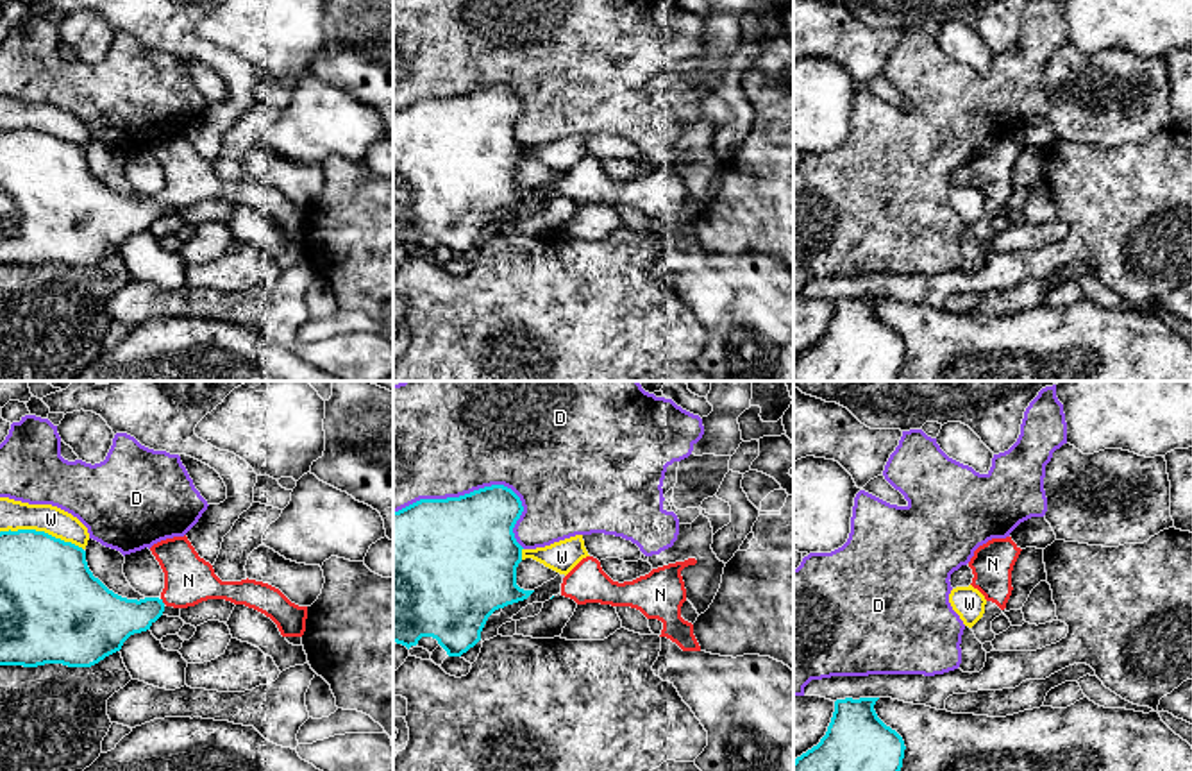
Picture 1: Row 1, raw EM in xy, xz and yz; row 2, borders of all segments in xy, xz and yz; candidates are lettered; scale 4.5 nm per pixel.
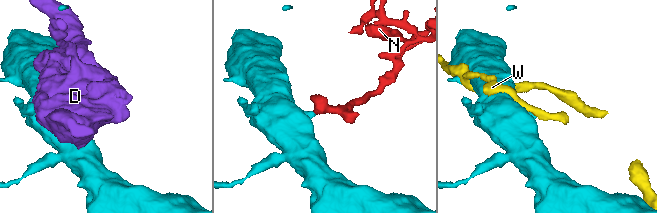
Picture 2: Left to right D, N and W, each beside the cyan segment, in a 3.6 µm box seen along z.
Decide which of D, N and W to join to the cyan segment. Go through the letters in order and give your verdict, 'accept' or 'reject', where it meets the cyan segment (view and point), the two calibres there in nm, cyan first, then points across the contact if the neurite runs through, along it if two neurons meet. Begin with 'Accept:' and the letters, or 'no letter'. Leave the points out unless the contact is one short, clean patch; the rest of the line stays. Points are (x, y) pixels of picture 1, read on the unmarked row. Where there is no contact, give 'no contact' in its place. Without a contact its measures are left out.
Accept: N
D: reject; meets cyan in xz at (481, 88); 420 nm thick on the cyan side, 440 nm on the other
N: accept; meets cyan in xy at (161, 201); 240 nm thick on the cyan side, 220 nm on the other; runs through xy (109, 219), (138, 215), (161, 201), (188, 179)
W: reject; meets cyan in xy at (41, 131); 420 nm thick on the cyan side, 130 nm on the other

